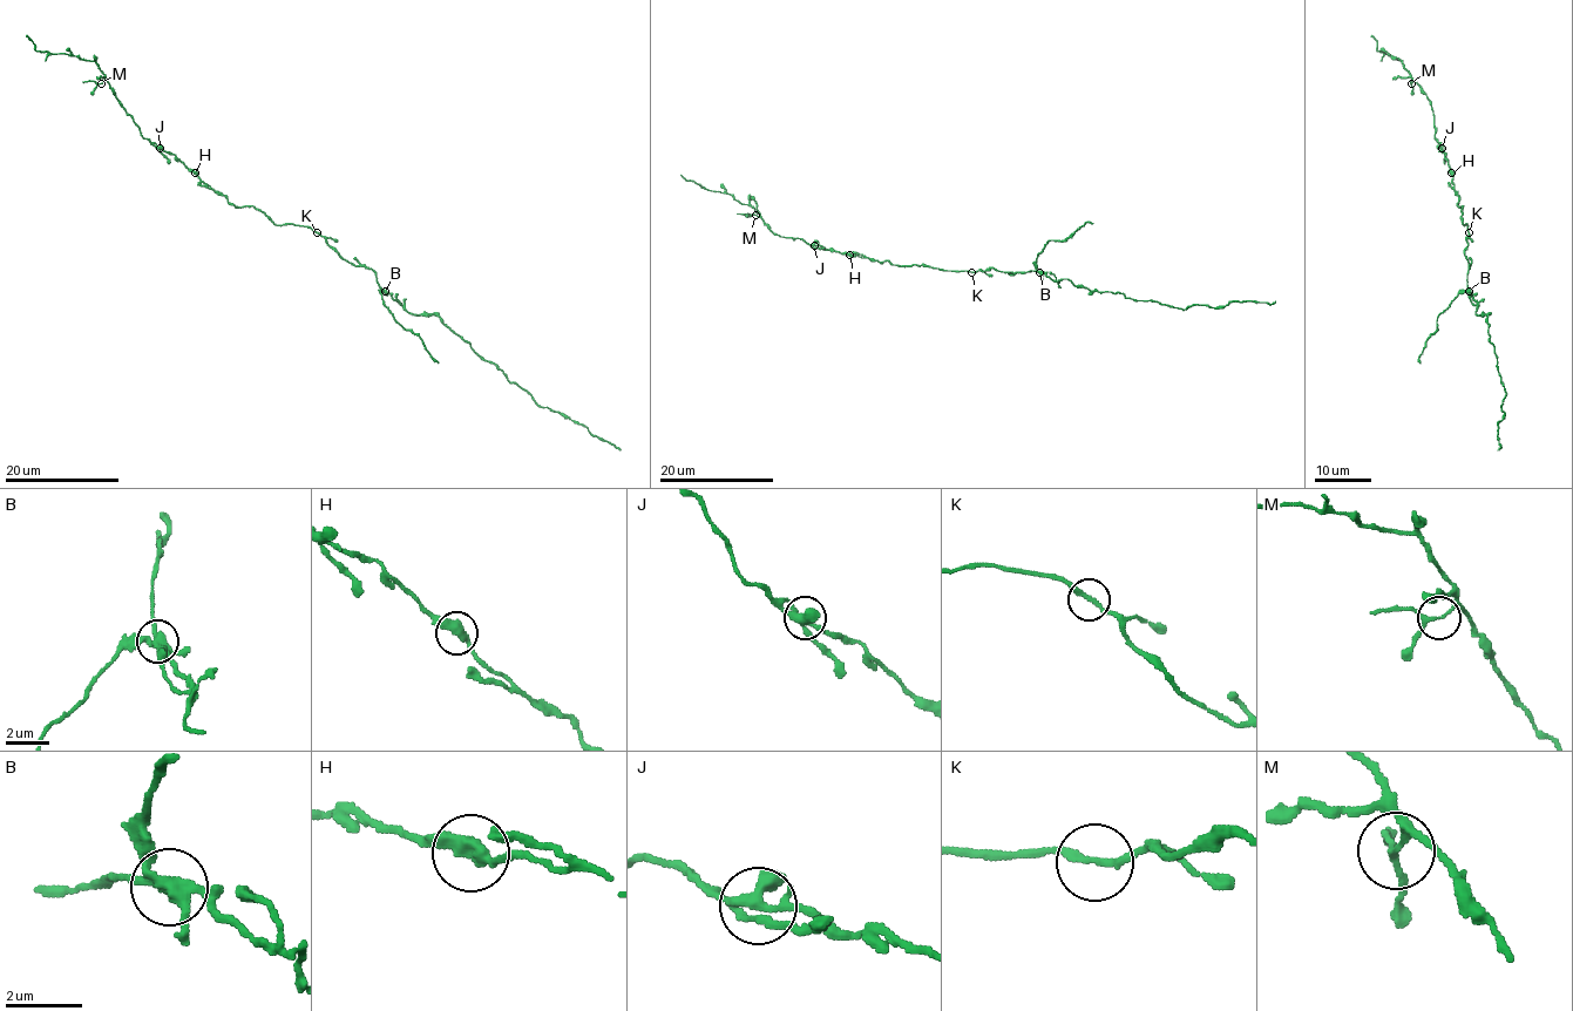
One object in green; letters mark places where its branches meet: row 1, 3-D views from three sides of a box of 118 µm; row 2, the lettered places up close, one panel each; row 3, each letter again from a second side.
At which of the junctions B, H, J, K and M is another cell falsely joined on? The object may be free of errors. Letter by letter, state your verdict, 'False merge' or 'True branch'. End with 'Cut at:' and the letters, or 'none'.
B: False merge
H: True branch
J: True branch
K: True branch
M: True branch
Cut at: B

